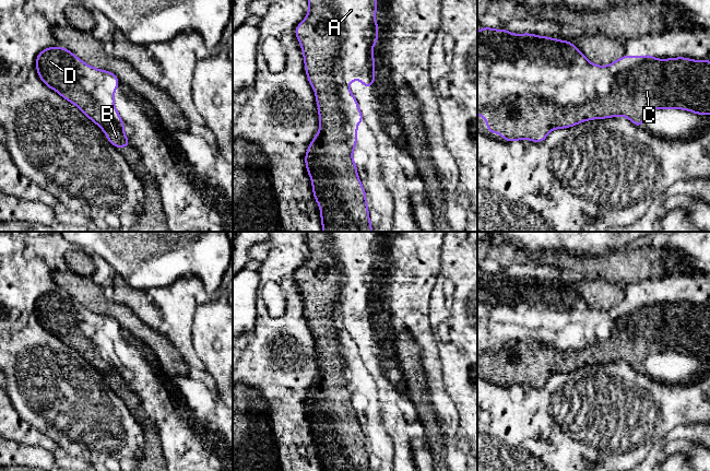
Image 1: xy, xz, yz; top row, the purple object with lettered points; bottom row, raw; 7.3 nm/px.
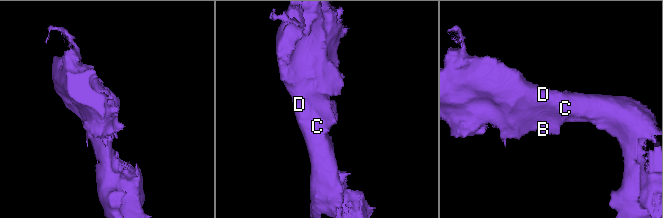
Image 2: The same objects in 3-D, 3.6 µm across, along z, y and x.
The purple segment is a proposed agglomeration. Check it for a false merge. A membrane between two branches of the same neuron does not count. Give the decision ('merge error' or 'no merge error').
no merge error

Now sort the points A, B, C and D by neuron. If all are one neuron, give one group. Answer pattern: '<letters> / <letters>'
A B C D

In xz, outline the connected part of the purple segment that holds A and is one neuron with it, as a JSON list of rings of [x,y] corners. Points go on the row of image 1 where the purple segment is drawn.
[[[308,0],[308,3],[308,13],[295,27],[295,35],[319,108],[319,132],[307,148],[305,163],[321,212],[322,229],[372,232],[366,191],[352,155],[357,144],[357,126],[364,116],[350,83],[362,80],[363,87],[369,89],[376,81],[372,47],[378,42],[377,0]]]

